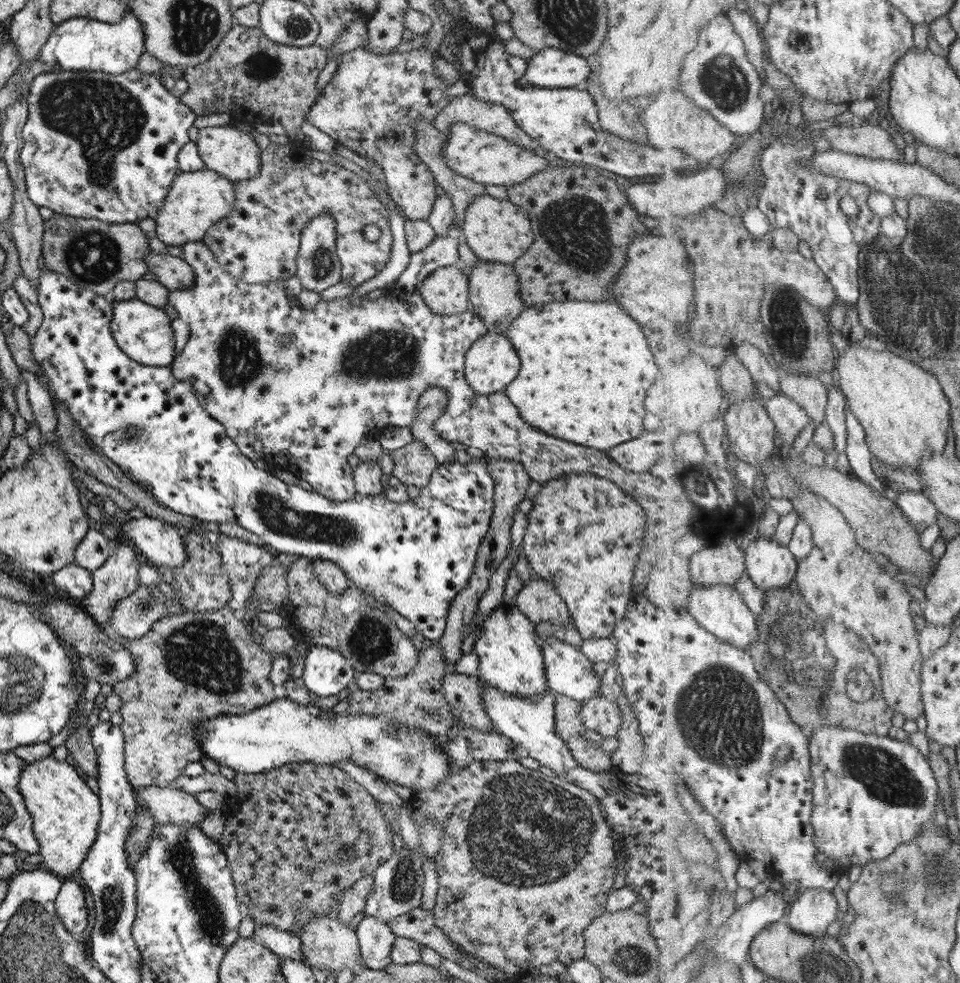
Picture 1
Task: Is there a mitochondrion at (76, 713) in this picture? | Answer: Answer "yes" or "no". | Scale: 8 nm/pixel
no

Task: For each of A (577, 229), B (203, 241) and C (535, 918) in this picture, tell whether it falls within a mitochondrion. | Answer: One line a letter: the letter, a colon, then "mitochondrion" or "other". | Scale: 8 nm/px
A: mitochondrion
B: other
C: other

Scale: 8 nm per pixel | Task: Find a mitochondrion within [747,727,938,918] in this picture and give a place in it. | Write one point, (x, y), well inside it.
(884, 776)

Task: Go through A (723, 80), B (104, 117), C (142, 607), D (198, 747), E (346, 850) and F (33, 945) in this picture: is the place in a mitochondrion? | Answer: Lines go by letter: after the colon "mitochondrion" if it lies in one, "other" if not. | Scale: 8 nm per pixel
A: mitochondrion
B: mitochondrion
C: mitochondrion
D: other
E: other
F: mitochondrion

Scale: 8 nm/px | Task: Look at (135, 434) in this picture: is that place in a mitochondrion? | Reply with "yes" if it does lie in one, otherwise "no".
yes

